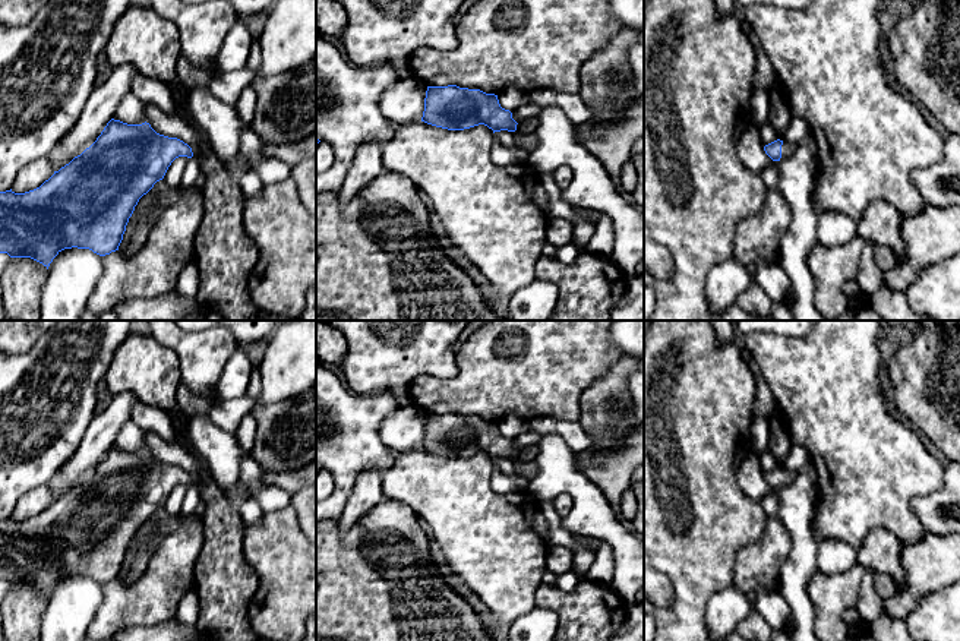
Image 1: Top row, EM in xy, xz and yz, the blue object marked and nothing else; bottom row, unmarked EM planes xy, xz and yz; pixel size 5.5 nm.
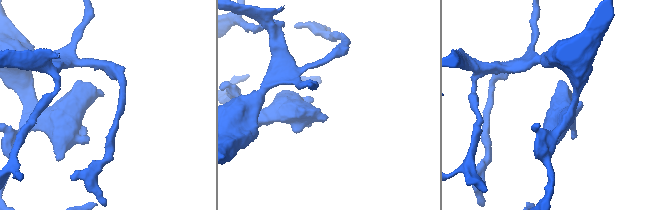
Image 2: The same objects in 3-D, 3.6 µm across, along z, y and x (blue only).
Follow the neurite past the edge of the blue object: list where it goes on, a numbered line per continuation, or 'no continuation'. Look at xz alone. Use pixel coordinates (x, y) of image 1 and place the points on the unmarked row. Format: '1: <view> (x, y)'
1: xz (529, 470)

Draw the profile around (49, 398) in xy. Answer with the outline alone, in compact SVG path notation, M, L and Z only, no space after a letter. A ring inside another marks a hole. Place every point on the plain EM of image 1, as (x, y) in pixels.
M59 320L50 331L42 334L26 353L0 353L0 520L10 518L18 501L32 487L47 484L54 474L70 461L78 451L88 426L97 414L98 385L110 367L117 347L130 334L133 320Z

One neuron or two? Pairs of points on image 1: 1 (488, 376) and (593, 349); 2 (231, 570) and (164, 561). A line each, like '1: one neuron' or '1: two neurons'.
1: one neuron
2: two neurons

